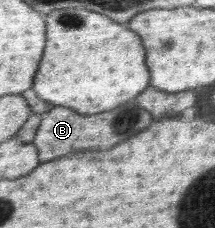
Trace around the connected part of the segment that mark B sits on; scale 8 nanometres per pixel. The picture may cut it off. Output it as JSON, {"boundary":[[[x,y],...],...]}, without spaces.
{"boundary":[[[128,101],[124,105],[118,105],[116,109],[108,113],[97,113],[83,116],[66,106],[54,106],[48,113],[43,114],[42,121],[35,133],[33,144],[38,150],[40,164],[52,159],[58,159],[66,153],[80,151],[82,149],[110,149],[130,137],[134,137],[142,127],[146,129],[150,123],[149,111],[140,111],[136,107],[136,101]]]}

